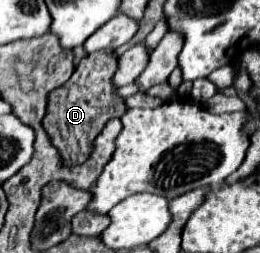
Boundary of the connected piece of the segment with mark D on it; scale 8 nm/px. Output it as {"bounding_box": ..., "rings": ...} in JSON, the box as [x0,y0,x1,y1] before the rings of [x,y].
{"bounding_box":[42,50,126,164],"rings":[[[98,50],[80,60],[80,66],[74,70],[72,78],[50,92],[48,110],[42,120],[52,144],[60,150],[64,164],[82,164],[94,150],[94,140],[102,132],[104,124],[110,118],[122,118],[126,108],[124,98],[116,94],[116,86],[112,82],[114,72],[118,70],[118,58],[112,50]]]}

